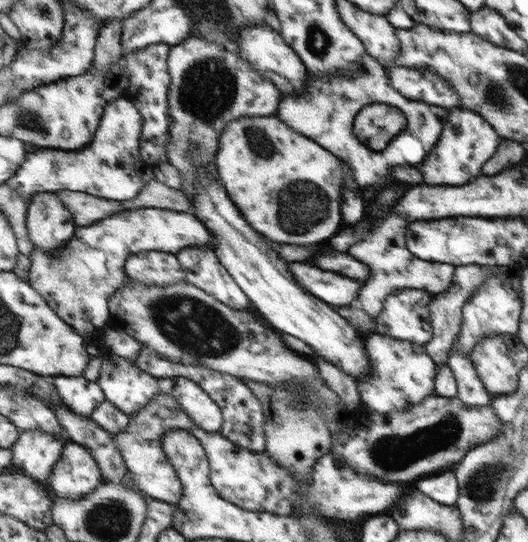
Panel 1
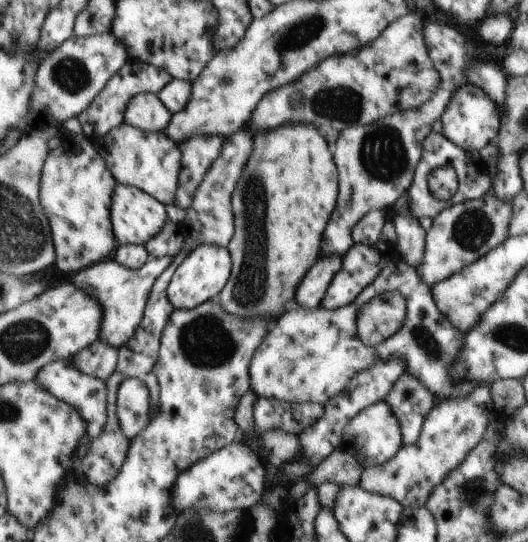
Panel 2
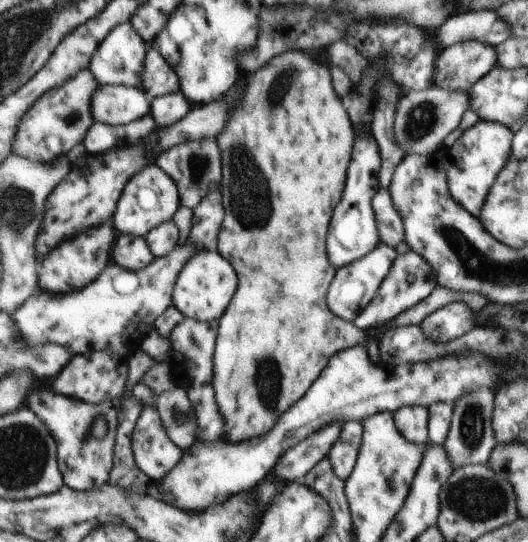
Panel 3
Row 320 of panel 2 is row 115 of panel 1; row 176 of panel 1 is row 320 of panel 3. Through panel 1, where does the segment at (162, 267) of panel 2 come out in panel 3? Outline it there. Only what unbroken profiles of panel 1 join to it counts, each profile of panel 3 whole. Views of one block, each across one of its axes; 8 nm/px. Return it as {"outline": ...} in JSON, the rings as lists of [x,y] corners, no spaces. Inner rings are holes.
{"outline":[[[185,242],[166,257],[156,257],[146,269],[129,272],[111,261],[100,276],[85,287],[85,290],[64,295],[55,295],[41,290],[38,295],[31,297],[17,312],[12,314],[15,326],[20,332],[20,337],[29,347],[53,343],[66,346],[70,352],[73,351],[77,355],[99,350],[117,354],[126,359],[130,358],[142,350],[143,338],[149,336],[154,329],[155,320],[174,304],[174,290],[178,284],[178,277],[193,254],[197,254],[197,249],[189,242]]]}

